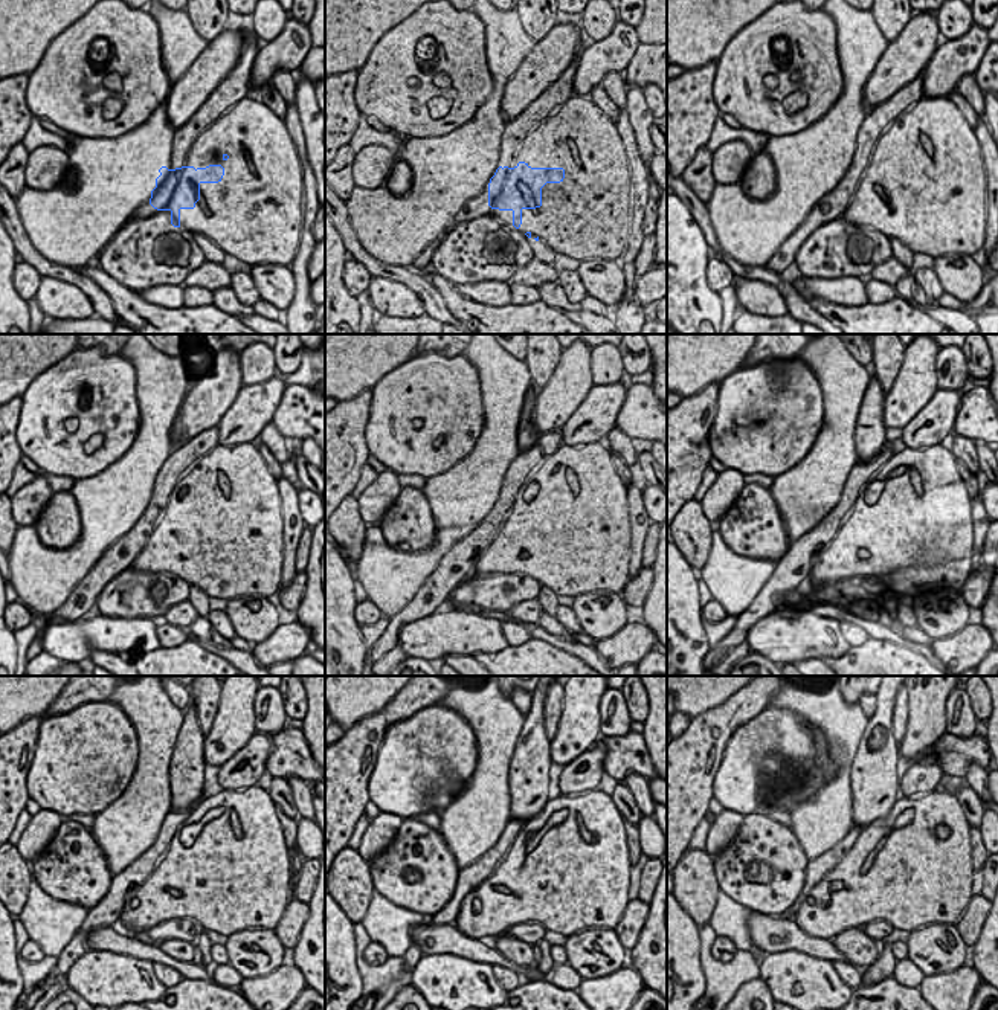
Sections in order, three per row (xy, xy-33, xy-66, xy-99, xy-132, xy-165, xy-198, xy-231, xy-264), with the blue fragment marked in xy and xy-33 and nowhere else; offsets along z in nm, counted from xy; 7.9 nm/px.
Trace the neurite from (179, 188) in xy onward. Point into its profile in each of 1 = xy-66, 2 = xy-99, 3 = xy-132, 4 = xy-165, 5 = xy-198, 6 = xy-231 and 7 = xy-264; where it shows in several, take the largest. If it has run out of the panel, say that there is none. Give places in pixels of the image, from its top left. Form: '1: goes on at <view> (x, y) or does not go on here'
1: goes on at xy-66 (859, 186)
2: goes on at xy-99 (174, 528)
3: goes on at xy-132 (522, 528)
4: goes on at xy-165 (843, 516)
5: goes on at xy-198 (157, 856)
6: goes on at xy-231 (499, 855)
7: goes on at xy-264 (844, 849)

